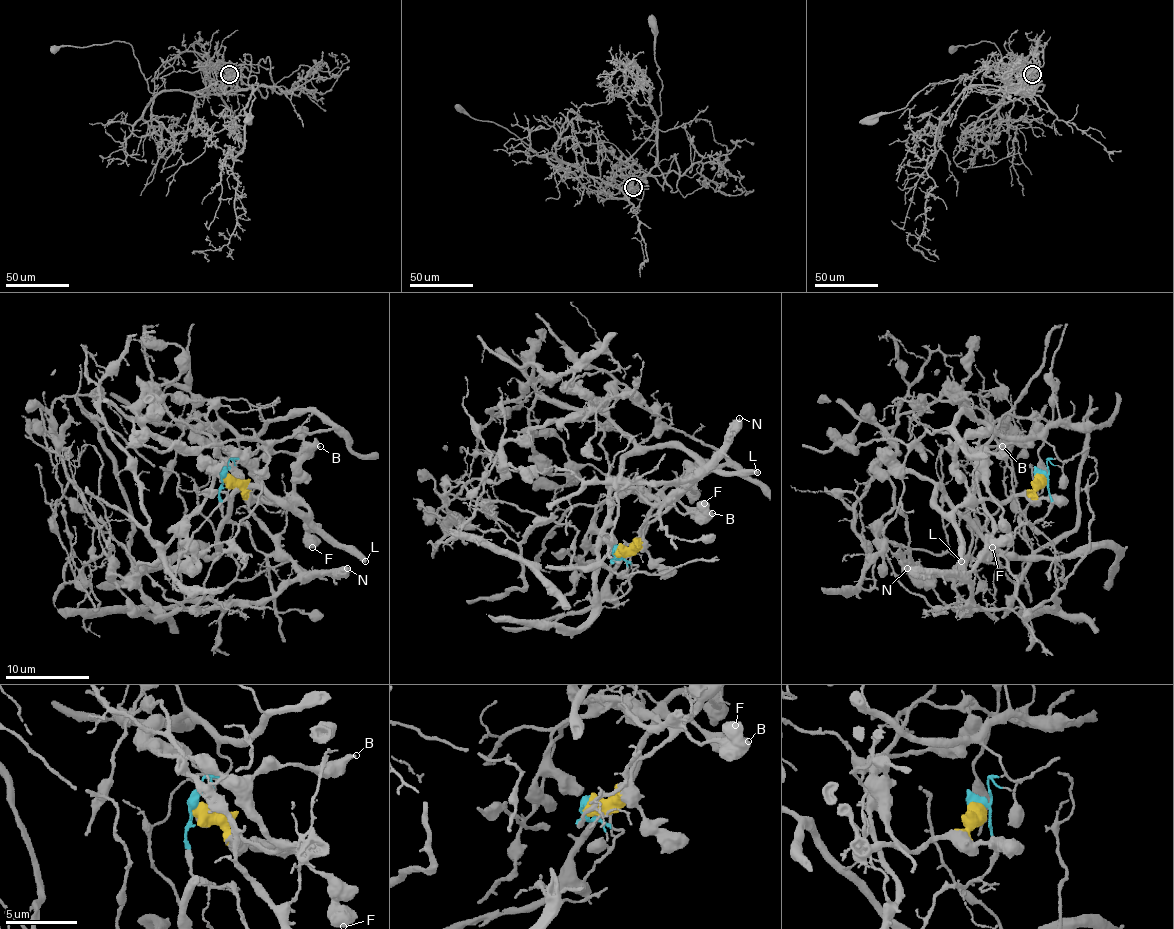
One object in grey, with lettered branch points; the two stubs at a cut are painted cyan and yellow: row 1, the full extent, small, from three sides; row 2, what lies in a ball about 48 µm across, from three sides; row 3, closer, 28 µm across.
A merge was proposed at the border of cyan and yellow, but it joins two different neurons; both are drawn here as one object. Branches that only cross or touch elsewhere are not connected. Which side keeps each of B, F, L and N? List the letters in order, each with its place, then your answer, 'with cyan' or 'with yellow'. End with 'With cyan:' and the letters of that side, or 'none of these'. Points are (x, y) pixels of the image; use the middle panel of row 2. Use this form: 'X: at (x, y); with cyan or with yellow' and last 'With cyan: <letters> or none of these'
B: at (712, 513); with yellow
F: at (704, 503); with yellow
L: at (757, 472); with yellow
N: at (739, 418); with cyan
With cyan: N

